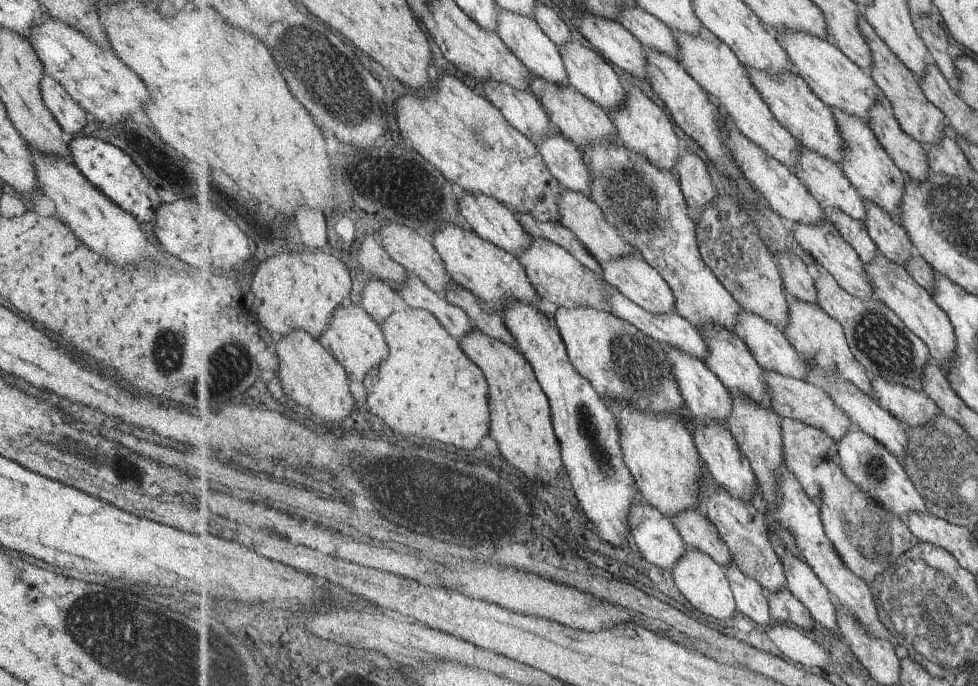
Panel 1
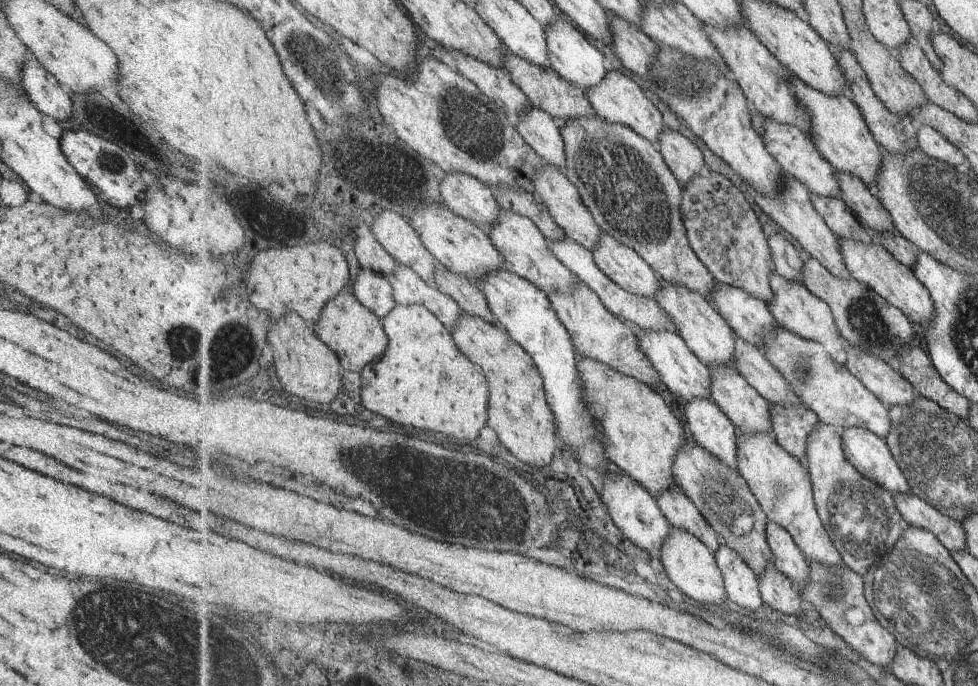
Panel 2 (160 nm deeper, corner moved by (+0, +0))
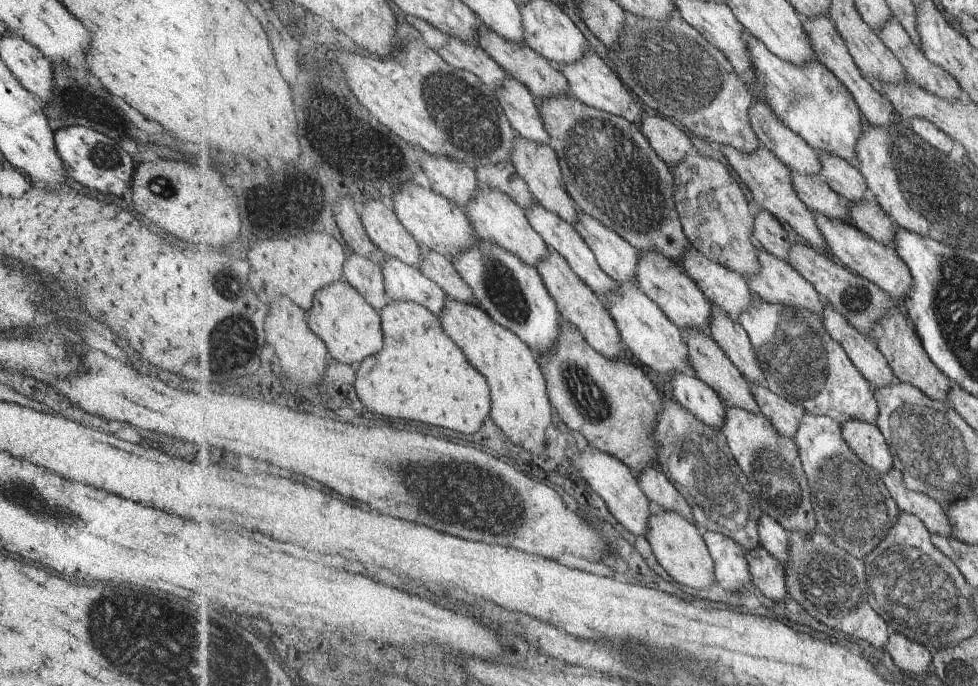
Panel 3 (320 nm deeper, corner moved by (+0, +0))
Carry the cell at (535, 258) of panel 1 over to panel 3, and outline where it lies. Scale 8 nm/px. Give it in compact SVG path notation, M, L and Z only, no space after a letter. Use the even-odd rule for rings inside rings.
M480 183L478 193L467 203L466 215L477 230L481 239L489 239L491 242L504 246L508 251L519 255L527 264L538 266L545 255L548 255L549 246L534 226L531 226L526 211L517 204L511 196L497 187L488 187Z

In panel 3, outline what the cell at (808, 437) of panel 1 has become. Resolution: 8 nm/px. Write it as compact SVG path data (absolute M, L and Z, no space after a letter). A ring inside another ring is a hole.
M749 378L747 380L762 413L771 419L771 422L783 436L795 440L801 421L807 414L806 408L789 402L787 398L774 393L760 382L751 381Z

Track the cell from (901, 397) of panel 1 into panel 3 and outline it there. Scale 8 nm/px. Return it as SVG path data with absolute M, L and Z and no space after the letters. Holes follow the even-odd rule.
M825 300L825 304L823 319L826 329L843 345L855 366L858 366L874 390L895 381L896 376L889 361L875 343L853 327L834 307L834 304L829 303L829 300Z

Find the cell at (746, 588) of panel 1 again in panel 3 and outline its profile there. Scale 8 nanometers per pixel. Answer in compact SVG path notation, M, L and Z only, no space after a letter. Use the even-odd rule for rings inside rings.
M706 530L703 535L714 558L716 581L736 595L747 591L749 582L753 584L747 550L726 534Z

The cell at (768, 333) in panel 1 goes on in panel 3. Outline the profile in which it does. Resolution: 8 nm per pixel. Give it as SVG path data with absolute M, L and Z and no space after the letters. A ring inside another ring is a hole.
M691 244L683 258L686 271L702 287L706 297L721 305L739 321L740 314L754 305L755 294L749 279L723 263L714 261Z

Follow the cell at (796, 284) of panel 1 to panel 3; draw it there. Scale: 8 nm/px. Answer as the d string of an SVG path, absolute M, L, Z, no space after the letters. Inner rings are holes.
M761 208L754 216L755 238L759 245L780 259L789 261L792 243L781 223L769 210Z

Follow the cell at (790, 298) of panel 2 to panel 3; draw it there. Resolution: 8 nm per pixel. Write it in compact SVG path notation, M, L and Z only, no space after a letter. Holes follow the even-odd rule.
M759 245L758 257L760 271L749 278L750 287L755 296L760 296L770 303L781 303L785 307L809 309L823 318L826 307L825 300L814 284L811 284L798 270L795 270L789 261L780 259L761 245Z

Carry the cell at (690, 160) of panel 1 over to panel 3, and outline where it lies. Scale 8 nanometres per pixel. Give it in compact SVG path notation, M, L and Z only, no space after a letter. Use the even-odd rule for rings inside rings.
M645 113L639 127L659 156L666 160L671 168L678 163L679 159L693 151L689 136L677 124L669 122L663 115L649 116Z

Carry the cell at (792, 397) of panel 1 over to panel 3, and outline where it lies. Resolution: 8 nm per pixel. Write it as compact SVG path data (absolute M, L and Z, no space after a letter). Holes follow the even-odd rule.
M713 302L711 304L712 319L709 326L711 335L749 380L767 386L760 359L755 354L754 346L745 327L721 305Z

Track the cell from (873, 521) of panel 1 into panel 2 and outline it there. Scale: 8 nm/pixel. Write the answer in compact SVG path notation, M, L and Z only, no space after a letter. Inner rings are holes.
M821 422L816 426L814 433L810 434L806 465L810 471L811 484L813 484L815 508L833 546L841 554L844 565L864 576L869 566L879 562L879 559L883 558L883 555L887 554L887 551L890 551L900 538L903 538L909 525L907 519L899 512L898 502L895 502L895 497L885 487L869 480L851 464L843 448L842 435L837 434L834 425Z

